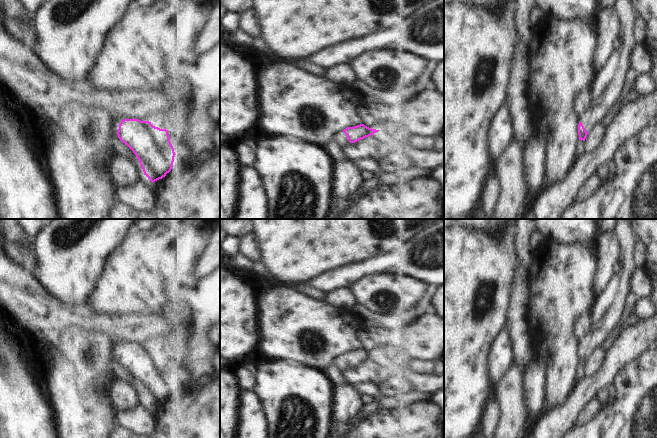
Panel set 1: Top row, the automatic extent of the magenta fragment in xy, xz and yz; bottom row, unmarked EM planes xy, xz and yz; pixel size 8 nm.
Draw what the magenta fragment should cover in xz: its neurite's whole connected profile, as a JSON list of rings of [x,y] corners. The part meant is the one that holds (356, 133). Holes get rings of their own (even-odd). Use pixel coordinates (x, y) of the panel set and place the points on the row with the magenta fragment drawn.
[[[364,124],[354,127],[347,127],[343,131],[339,131],[334,135],[332,140],[336,142],[340,148],[347,146],[349,143],[355,143],[361,139],[369,137],[379,130],[371,129]]]

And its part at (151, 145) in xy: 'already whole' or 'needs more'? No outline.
needs more

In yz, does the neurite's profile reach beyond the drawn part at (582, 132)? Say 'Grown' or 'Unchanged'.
Grown.

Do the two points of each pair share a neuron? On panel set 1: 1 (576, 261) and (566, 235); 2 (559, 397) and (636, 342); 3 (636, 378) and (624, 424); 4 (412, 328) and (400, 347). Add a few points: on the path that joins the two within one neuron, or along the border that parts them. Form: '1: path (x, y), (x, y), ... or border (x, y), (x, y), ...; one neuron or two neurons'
1: border (553, 238), (567, 244), (593, 244); two neurons
2: border (577, 382), (568, 398), (561, 405); two neurons
3: path (636, 389), (636, 405), (633, 413); one neuron
4: path (412, 333), (405, 342); one neuron

